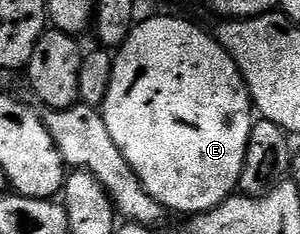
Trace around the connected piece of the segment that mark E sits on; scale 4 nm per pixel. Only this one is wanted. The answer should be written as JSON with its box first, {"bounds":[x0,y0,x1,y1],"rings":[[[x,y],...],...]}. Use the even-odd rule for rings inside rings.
{"bounds":[100,16,256,216],"rings":[[[153,16],[145,21],[139,21],[131,29],[126,41],[122,43],[113,59],[111,82],[108,84],[107,96],[100,109],[104,124],[108,124],[108,132],[116,144],[116,148],[120,148],[124,160],[128,160],[128,164],[136,172],[136,176],[142,181],[142,187],[146,193],[152,195],[160,205],[166,207],[167,211],[174,213],[175,210],[178,214],[186,214],[185,216],[202,214],[206,210],[219,206],[224,199],[231,197],[239,189],[244,160],[246,159],[246,149],[250,143],[250,129],[254,127],[256,121],[255,115],[252,113],[250,92],[247,90],[246,82],[230,53],[220,45],[217,37],[210,35],[209,38],[200,27],[193,26],[192,23],[185,22],[182,18]]]}

